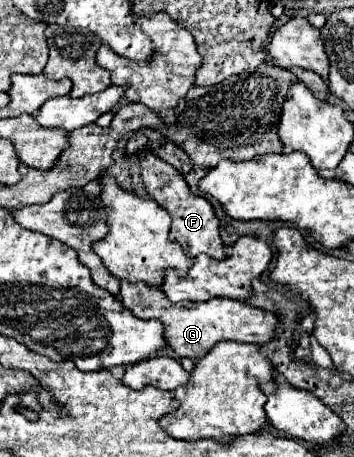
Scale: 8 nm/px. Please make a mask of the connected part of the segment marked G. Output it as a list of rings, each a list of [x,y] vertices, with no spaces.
[[[120,281],[120,301],[136,317],[160,321],[164,325],[164,337],[168,345],[176,351],[178,357],[188,357],[188,359],[204,357],[218,341],[240,341],[254,345],[270,343],[276,337],[276,327],[280,323],[276,313],[234,299],[214,297],[210,301],[188,303],[188,307],[184,307],[180,303],[168,301],[162,289],[148,287],[144,283]]]

